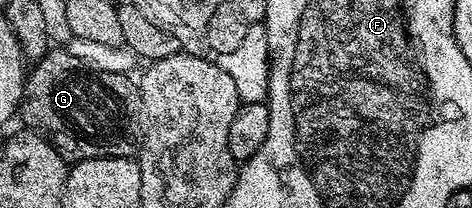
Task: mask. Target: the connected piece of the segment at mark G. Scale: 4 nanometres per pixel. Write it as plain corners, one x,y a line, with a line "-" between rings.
63,46
47,51
41,59
34,61
32,68
35,69
26,73
23,82
23,99
19,102
18,115
23,116
27,123
24,125
30,131
46,138
64,160
74,162
106,156
136,155
143,138
143,119
139,85
130,75
86,71

